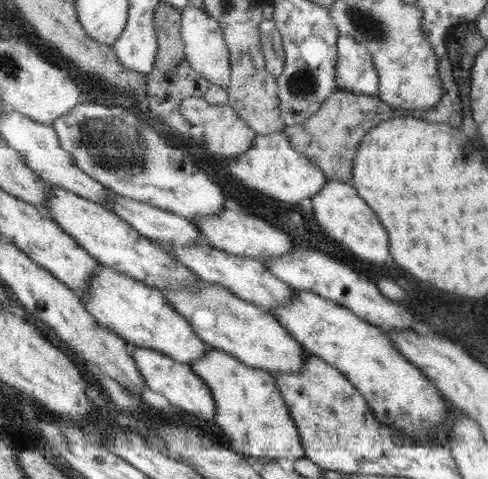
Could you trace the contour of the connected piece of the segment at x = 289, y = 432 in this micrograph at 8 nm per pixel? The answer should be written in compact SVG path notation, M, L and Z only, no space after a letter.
M209 348L200 360L190 365L190 369L209 385L217 405L214 422L227 436L235 452L251 456L255 463L276 463L283 458L295 462L303 458L297 427L285 407L279 387L275 386L272 373L250 368L215 348Z

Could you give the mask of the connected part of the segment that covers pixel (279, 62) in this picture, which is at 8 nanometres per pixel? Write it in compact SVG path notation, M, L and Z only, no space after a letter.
M272 19L261 20L258 29L260 51L264 58L264 68L276 79L281 74L284 64L281 37Z

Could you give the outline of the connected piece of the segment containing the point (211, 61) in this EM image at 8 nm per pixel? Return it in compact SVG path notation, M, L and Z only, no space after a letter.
M187 3L182 12L182 36L186 43L186 59L190 67L201 76L206 77L208 83L227 88L229 84L228 50L226 49L219 23L209 17L203 8Z

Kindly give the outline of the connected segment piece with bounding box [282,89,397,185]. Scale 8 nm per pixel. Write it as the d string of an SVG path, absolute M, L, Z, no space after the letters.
M337 89L323 99L319 109L309 115L303 123L284 126L282 132L287 136L289 146L299 154L303 153L311 163L320 168L326 181L337 180L351 185L352 160L359 141L370 128L391 117L397 117L397 110L393 112L393 108L376 96Z

